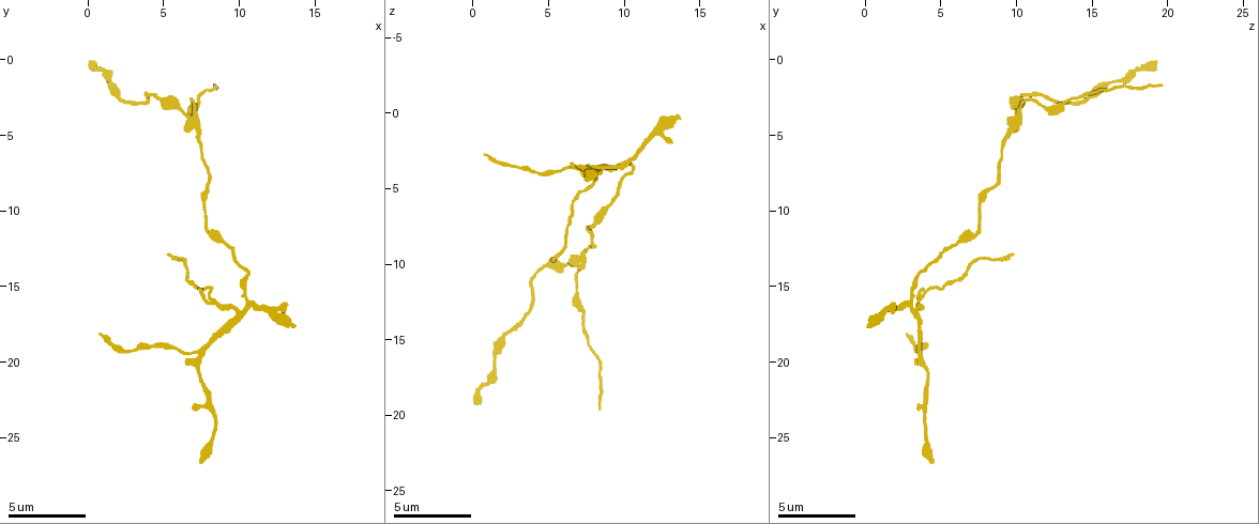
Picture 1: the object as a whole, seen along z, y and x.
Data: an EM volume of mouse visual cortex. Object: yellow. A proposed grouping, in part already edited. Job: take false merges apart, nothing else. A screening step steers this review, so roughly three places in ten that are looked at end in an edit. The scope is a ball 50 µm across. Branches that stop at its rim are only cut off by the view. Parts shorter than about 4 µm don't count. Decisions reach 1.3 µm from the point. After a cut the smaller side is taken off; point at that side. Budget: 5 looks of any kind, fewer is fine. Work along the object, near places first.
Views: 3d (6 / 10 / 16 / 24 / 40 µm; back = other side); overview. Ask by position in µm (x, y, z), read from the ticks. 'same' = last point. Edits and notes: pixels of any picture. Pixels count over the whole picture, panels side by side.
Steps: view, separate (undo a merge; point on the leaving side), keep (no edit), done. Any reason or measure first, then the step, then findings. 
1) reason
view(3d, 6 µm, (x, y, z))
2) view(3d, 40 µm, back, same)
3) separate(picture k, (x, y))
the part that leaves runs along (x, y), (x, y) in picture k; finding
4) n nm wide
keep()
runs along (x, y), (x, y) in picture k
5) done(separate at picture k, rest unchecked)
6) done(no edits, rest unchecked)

calibre changes
view(3d, 16 µm, (8.2, 7.6, 8.8))

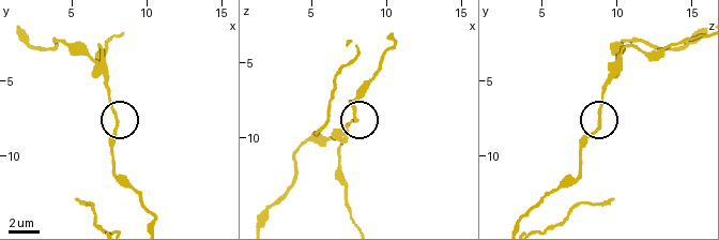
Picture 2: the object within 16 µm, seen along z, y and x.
200 nm wide
keep()
runs along (582, 154), (583, 144), (597, 124), (601, 88) in picture 2; continuous, no second neuron

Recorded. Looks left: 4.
four arms meet
view(3d, 10 µm, (7.0, 3.8, 10.0))

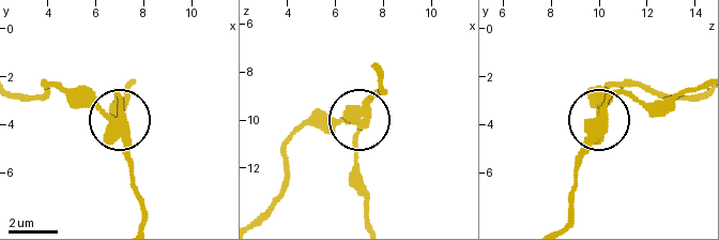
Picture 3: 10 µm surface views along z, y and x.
view(3d, 10 µm, back, (6.9, 3.6, 10.0))

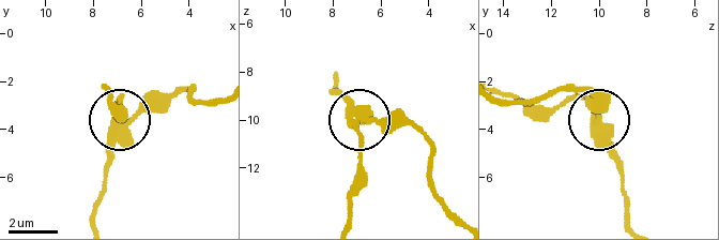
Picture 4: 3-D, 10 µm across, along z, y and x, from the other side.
separate(picture 4, (361, 133))
the part that leaves runs along (355, 119), (362, 150), (350, 218) in picture 4; two neurons meet here

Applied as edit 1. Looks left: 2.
looks like a crossing
view(3d, 10 µm, (6.6, 19.8, 3.6))

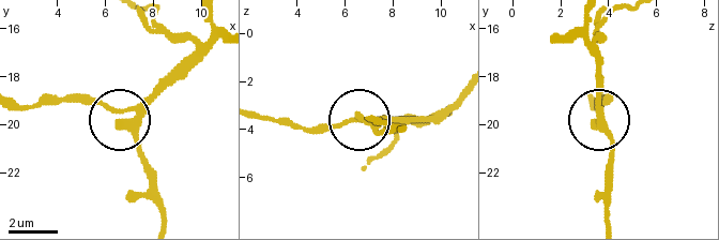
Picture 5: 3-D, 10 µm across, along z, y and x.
240 nm wide
keep()
runs along (210, 19), (208, 38), (124, 111), (111, 114), (71, 95) in picture 5; one neuron here

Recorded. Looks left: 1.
done(separate at picture 4, rest unchecked)

